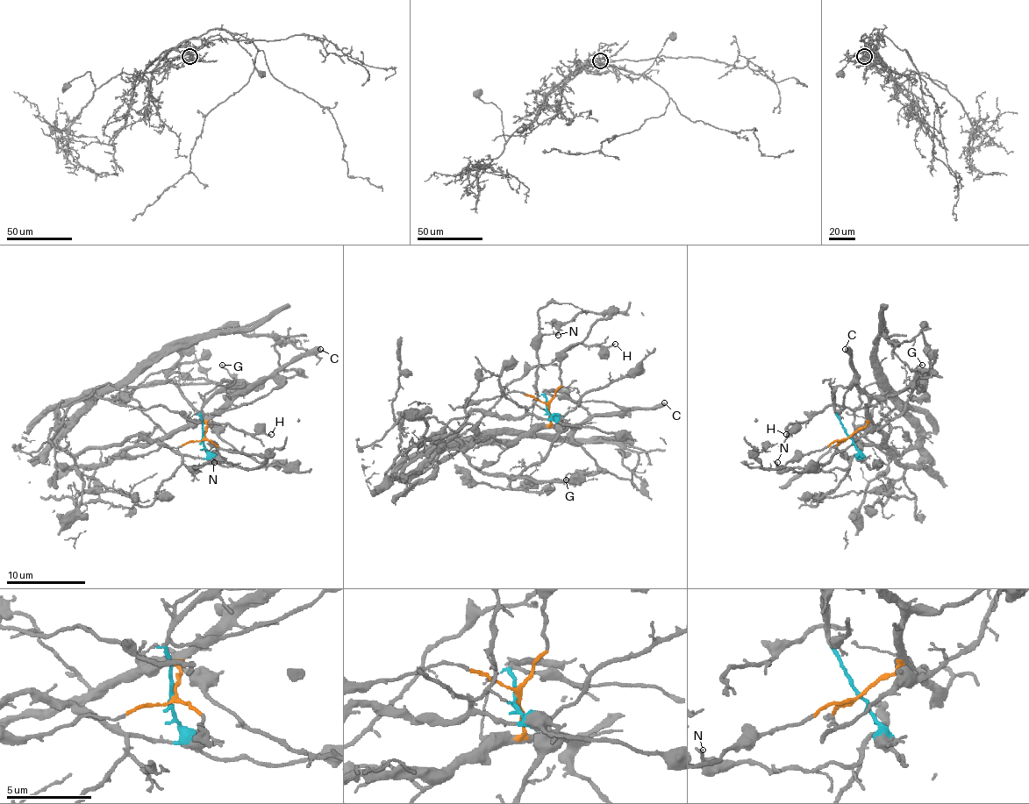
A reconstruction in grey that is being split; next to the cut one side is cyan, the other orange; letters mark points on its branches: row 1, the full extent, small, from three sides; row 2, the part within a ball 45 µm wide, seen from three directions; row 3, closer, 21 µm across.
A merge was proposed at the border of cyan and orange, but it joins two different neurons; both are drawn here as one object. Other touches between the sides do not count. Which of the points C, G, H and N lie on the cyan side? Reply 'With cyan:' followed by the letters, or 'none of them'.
With cyan: H, N

